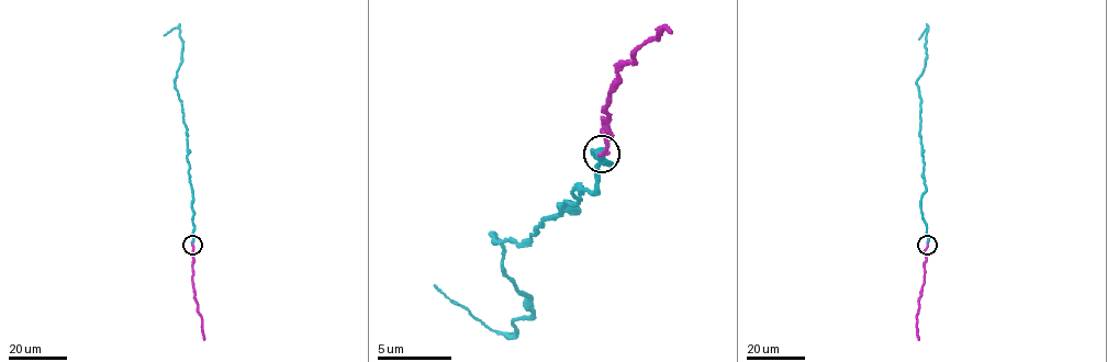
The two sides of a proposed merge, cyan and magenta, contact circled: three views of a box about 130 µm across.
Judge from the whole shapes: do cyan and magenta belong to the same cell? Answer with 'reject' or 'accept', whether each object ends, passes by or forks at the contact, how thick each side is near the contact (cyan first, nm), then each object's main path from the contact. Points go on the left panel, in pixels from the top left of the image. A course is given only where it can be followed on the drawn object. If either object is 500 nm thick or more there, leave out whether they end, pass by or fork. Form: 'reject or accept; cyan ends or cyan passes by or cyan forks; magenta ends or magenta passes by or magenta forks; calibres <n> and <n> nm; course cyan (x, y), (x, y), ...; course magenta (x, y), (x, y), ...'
accept; cyan ends; magenta ends; calibres 360 and 280 nm; course cyan (192, 245), (194, 225), (187, 133), (175, 87), (182, 41), (178, 27), (164, 35); course magenta (192, 245), (192, 284), (204, 339)

